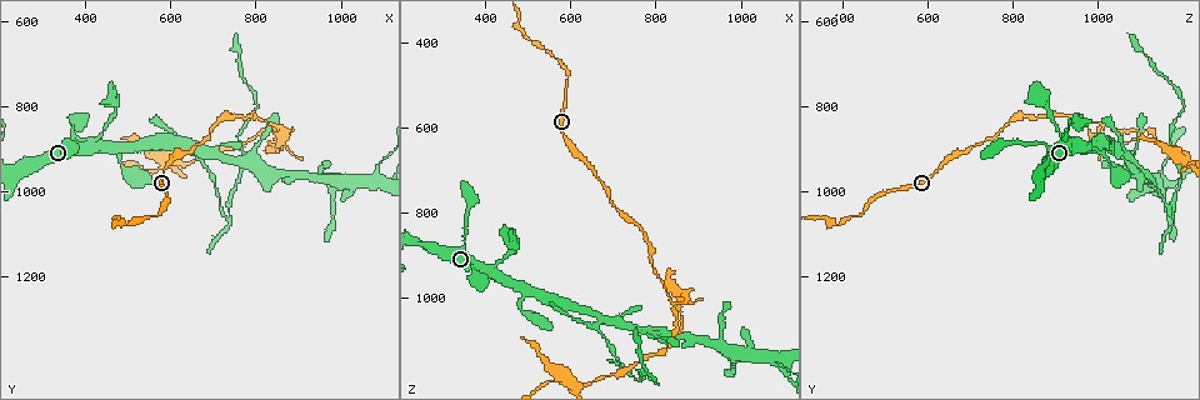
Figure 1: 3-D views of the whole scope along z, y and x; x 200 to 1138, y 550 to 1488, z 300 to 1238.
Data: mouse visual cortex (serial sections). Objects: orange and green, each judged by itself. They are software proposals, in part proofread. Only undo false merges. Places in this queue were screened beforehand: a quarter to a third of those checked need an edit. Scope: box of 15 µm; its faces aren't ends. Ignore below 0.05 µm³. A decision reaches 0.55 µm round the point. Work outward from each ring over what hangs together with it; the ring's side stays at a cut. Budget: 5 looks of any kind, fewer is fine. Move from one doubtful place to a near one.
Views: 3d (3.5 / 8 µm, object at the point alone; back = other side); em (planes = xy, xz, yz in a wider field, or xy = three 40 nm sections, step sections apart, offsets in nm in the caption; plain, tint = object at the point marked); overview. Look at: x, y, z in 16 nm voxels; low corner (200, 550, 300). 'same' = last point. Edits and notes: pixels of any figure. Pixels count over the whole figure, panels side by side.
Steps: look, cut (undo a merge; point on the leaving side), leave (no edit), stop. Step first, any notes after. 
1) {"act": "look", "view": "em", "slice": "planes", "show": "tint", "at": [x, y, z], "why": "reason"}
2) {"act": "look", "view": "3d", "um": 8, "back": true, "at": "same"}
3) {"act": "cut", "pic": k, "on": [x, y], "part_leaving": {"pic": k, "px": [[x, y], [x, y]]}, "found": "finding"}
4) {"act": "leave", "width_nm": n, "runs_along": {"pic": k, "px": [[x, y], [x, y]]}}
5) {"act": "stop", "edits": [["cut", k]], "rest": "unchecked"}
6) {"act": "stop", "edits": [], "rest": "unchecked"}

{"act": "look", "view": "3d", "um": 3.5, "at": [685, 950, 1100], "why": "thin neck"}

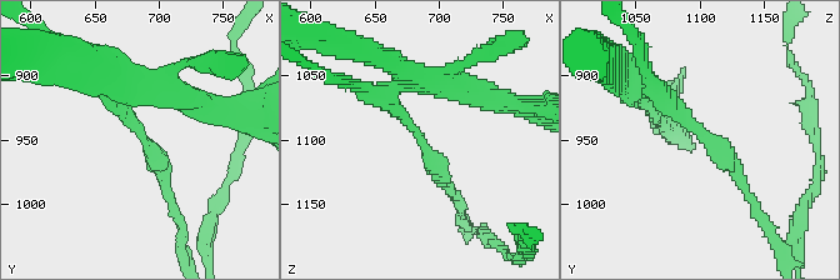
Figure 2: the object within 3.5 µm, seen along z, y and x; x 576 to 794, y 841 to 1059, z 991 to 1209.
{"act": "look", "view": "em", "slice": "xy", "step": 1, "show": "tint", "at": [682, 946, 1102], "why": "shape alone is not enough"}

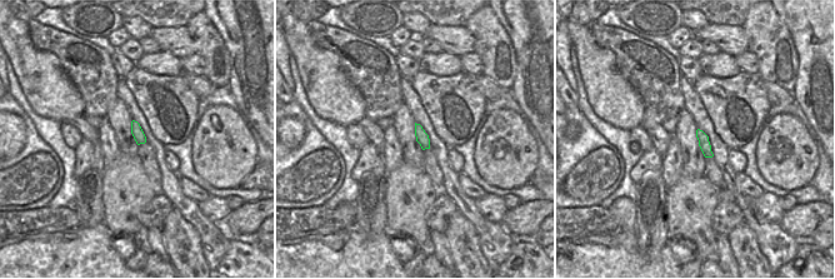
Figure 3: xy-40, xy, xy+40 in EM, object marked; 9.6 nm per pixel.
{"act": "look", "view": "em", "slice": "xy", "step": 2, "show": "tint", "at": "same", "why": "cut it another way"}

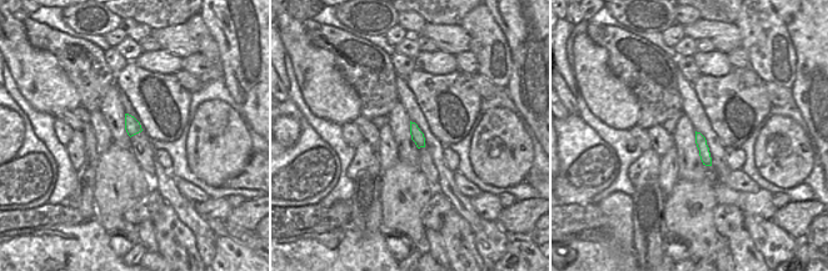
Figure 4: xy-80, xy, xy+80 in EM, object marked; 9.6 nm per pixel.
{"act": "leave", "arm_widths_nm": [200, 250], "runs_along": {"pic": 4, "px": [[698, 135], [708, 162]]}, "found": "all the same cell"}

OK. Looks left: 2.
{"act": "look", "view": "3d", "um": 3.5, "at": [1085, 970, 1135], "why": "looks like a crossing"}

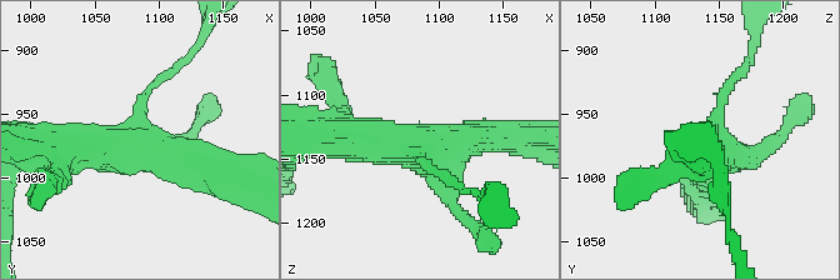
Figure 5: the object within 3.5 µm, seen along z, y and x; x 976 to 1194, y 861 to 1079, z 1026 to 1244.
{"act": "leave", "runs_along": {"pic": 5, "px": [[45, 145], [138, 138], [199, 176]]}, "found": "continuous, no second cell"}

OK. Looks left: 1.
{"act": "stop", "edits": [], "rest": "unchecked"}

